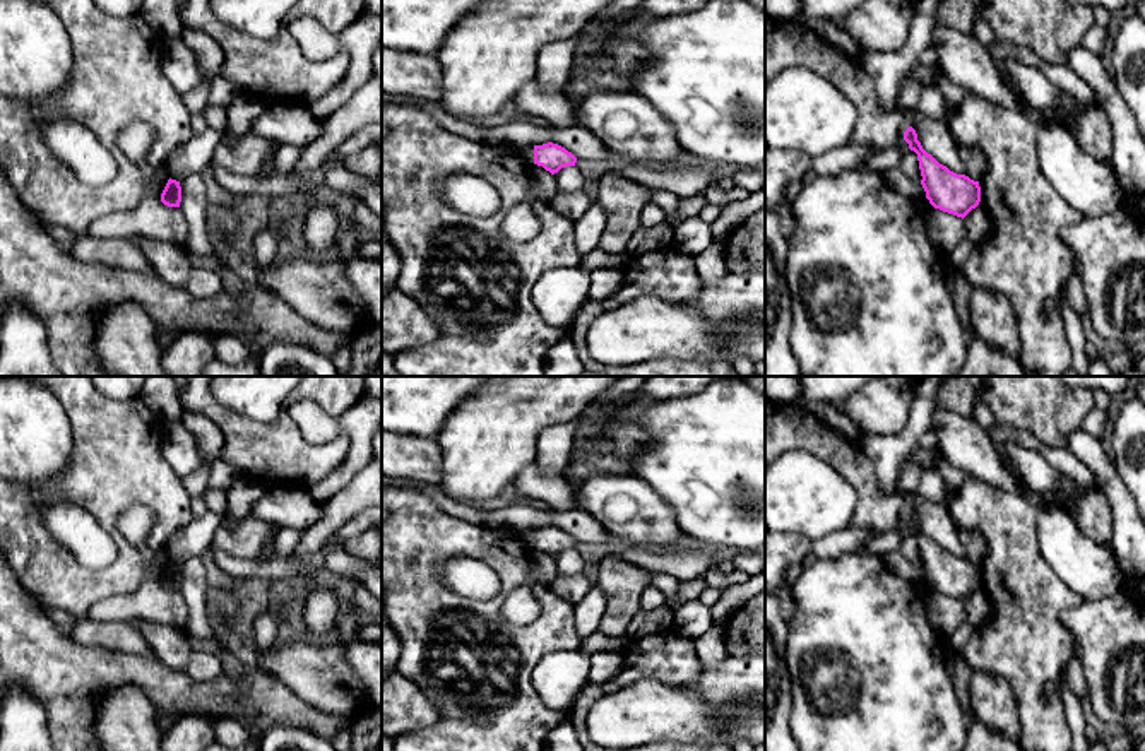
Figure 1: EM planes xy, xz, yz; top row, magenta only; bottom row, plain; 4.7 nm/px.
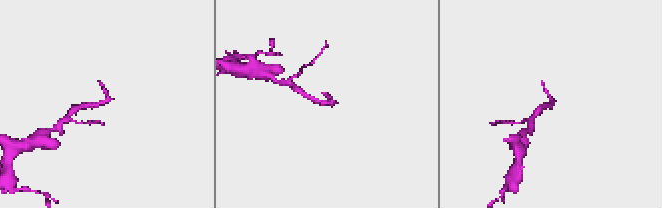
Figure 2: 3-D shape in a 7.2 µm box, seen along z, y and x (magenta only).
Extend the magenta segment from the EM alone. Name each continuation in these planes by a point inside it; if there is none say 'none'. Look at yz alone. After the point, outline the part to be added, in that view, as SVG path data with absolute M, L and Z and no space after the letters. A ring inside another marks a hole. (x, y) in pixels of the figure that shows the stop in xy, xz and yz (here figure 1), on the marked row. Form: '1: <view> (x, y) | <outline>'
none

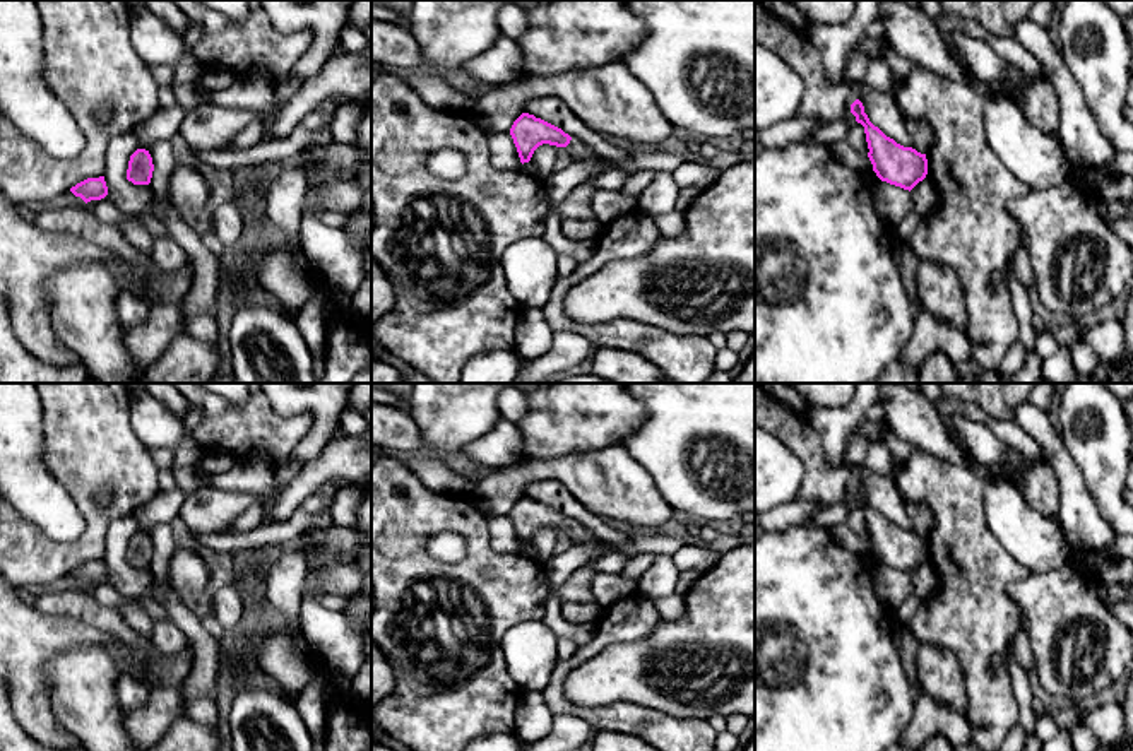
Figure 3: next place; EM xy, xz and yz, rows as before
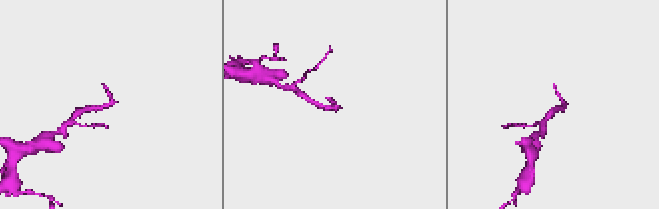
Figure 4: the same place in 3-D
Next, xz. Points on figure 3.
1: xz (577, 149) | M572 137L566 145L568 154L578 163L596 163L599 156L580 139Z

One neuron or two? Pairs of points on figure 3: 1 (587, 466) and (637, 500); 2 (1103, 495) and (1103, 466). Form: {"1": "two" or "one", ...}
{"1": "one", "2": "one"}

